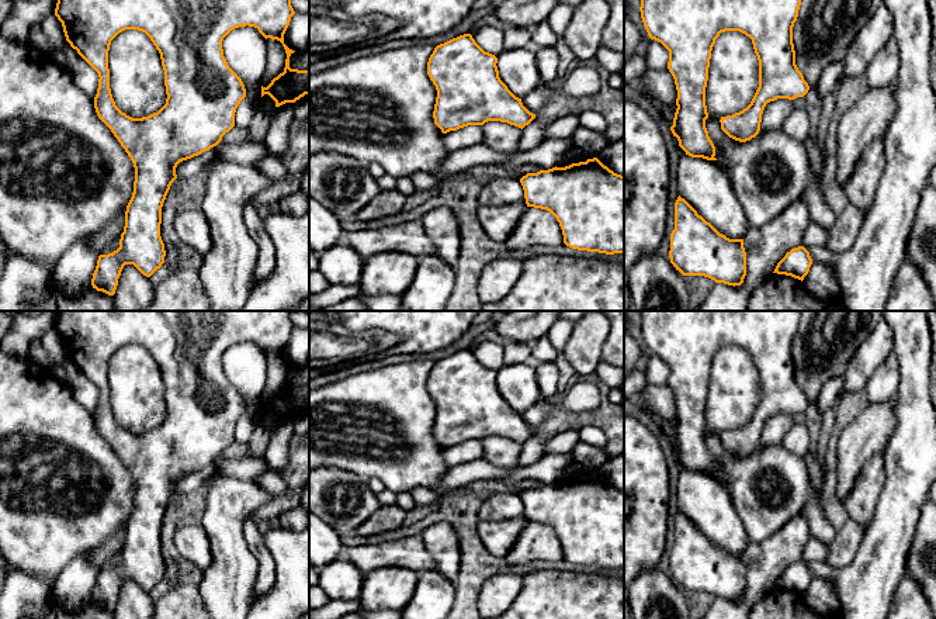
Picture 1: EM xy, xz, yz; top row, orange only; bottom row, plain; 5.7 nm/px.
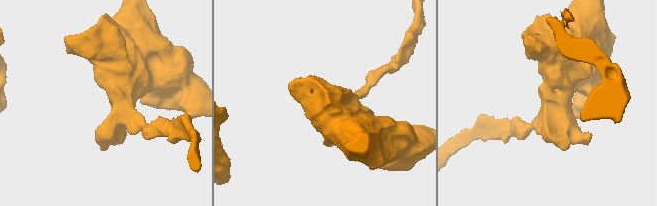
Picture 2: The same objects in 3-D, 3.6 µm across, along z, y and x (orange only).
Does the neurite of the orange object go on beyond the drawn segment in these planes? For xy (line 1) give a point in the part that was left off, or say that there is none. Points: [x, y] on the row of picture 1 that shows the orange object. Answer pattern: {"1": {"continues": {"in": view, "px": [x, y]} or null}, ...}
{"1": {"continues": null}}

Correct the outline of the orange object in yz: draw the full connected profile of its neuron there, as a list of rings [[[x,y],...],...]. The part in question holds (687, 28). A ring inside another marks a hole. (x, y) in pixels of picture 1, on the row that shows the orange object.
[[[641,0],[641,18],[651,39],[669,51],[668,69],[677,90],[676,113],[670,131],[679,146],[691,158],[717,160],[715,146],[708,136],[706,120],[706,87],[711,51],[721,32],[739,31],[749,37],[759,60],[759,87],[750,104],[739,113],[721,117],[721,129],[732,139],[746,142],[760,131],[767,103],[777,98],[804,97],[810,86],[795,65],[793,27],[801,0]]]

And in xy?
[[[58,0],[55,15],[62,23],[66,41],[98,73],[96,113],[135,167],[134,193],[126,205],[119,248],[98,256],[91,279],[93,288],[114,295],[125,264],[134,264],[143,276],[150,277],[164,263],[162,207],[177,179],[176,167],[180,162],[216,146],[235,127],[236,108],[246,97],[242,79],[223,56],[222,41],[232,30],[254,27],[266,39],[277,39],[285,49],[284,72],[267,87],[261,86],[261,97],[268,94],[275,107],[280,107],[309,94],[309,70],[290,68],[290,56],[295,51],[284,44],[284,34],[294,14],[291,0]],[[125,30],[142,31],[150,38],[164,70],[166,104],[157,113],[142,118],[122,113],[110,89],[110,45]]]

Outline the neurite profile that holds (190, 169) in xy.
[[[214,146],[198,156],[180,162],[176,167],[177,179],[187,180],[187,181],[194,181],[200,179],[205,166],[212,159],[216,159],[216,158],[218,158],[216,146]]]

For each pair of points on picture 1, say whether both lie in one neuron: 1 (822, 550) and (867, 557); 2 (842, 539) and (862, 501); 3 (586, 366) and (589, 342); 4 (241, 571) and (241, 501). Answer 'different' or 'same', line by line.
1: different
2: different
3: same
4: same

